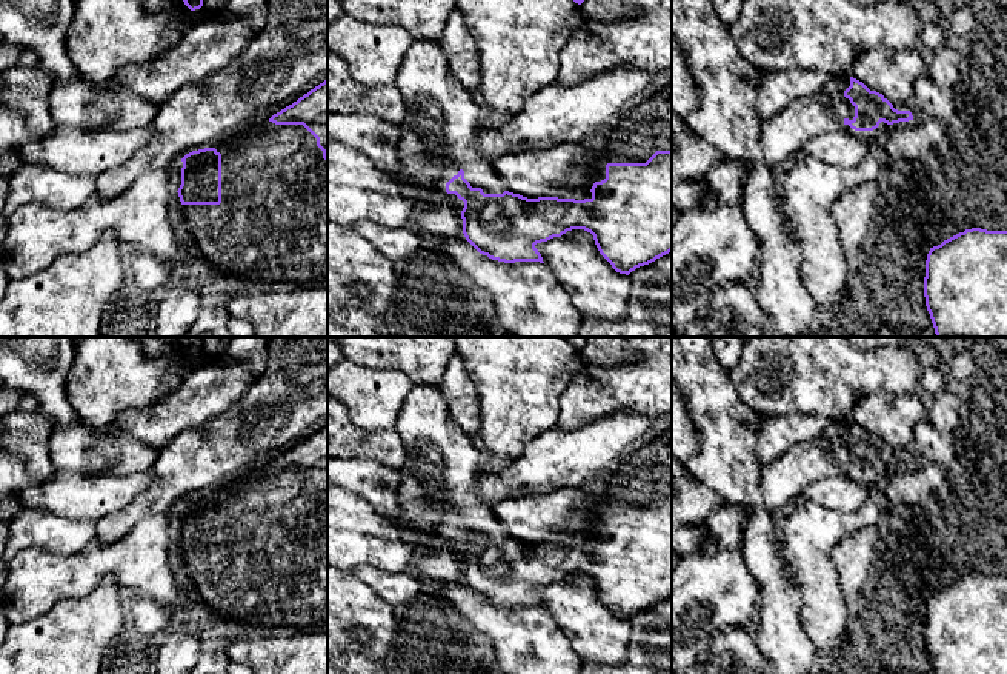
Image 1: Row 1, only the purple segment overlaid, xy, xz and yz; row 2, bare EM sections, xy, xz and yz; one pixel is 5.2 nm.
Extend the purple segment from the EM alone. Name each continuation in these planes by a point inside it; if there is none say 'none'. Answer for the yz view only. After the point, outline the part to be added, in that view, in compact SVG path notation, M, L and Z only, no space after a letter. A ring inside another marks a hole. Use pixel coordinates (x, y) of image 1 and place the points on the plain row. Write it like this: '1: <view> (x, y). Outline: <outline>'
1: yz (783, 480). Outline: M830 422L818 437L795 445L779 459L761 468L761 492L770 516L790 509L803 491L823 477L844 475L867 489L881 486L890 469L881 466L873 475L855 475L844 468L853 465L855 451L844 442L850 422Z

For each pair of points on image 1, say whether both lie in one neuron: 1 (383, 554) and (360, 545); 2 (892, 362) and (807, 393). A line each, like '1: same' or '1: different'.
1: same
2: same

